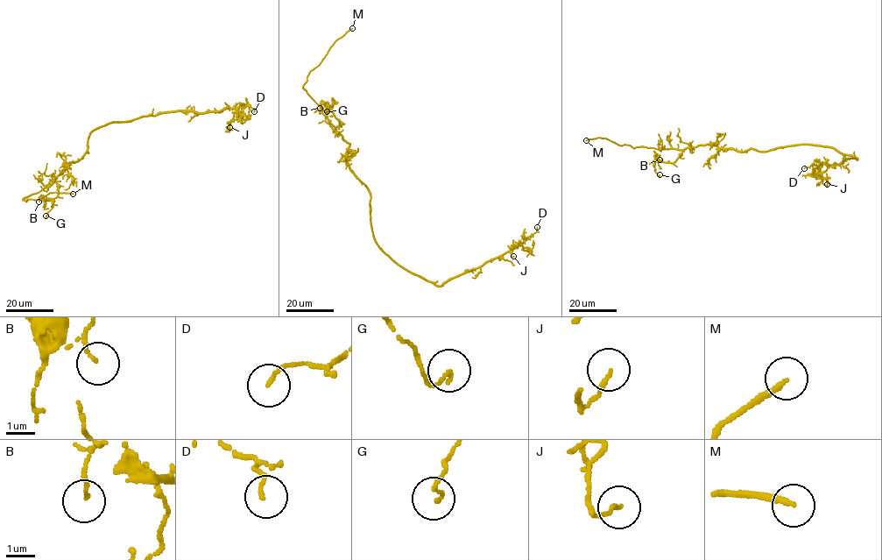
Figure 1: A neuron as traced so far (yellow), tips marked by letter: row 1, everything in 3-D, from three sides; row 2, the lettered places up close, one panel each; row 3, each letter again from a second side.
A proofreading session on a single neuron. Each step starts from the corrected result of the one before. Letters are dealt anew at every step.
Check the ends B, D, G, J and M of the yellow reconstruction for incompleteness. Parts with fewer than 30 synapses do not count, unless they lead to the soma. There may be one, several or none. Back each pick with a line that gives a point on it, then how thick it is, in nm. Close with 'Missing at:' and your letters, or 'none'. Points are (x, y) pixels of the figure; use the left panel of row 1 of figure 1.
M: at (73, 194); 200 nm thick
Missing at: M

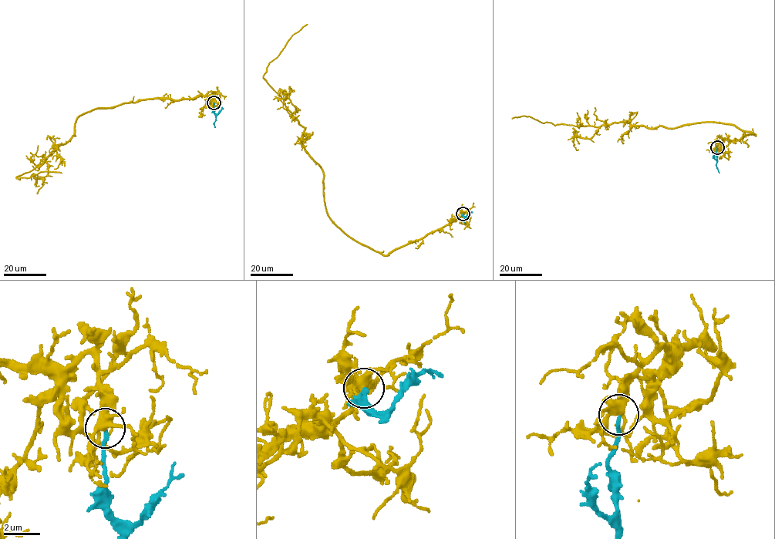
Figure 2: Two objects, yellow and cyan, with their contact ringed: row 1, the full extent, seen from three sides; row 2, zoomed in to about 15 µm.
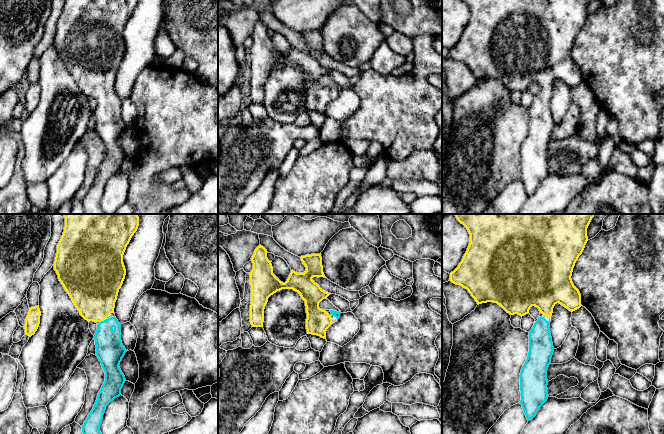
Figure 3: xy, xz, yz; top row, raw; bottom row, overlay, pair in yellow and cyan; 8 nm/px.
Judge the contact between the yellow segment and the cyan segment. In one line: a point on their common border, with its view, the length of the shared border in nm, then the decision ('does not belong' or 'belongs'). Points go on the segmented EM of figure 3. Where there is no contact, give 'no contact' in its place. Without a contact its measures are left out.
contact xy (103, 320); length 60 nm; belongs

